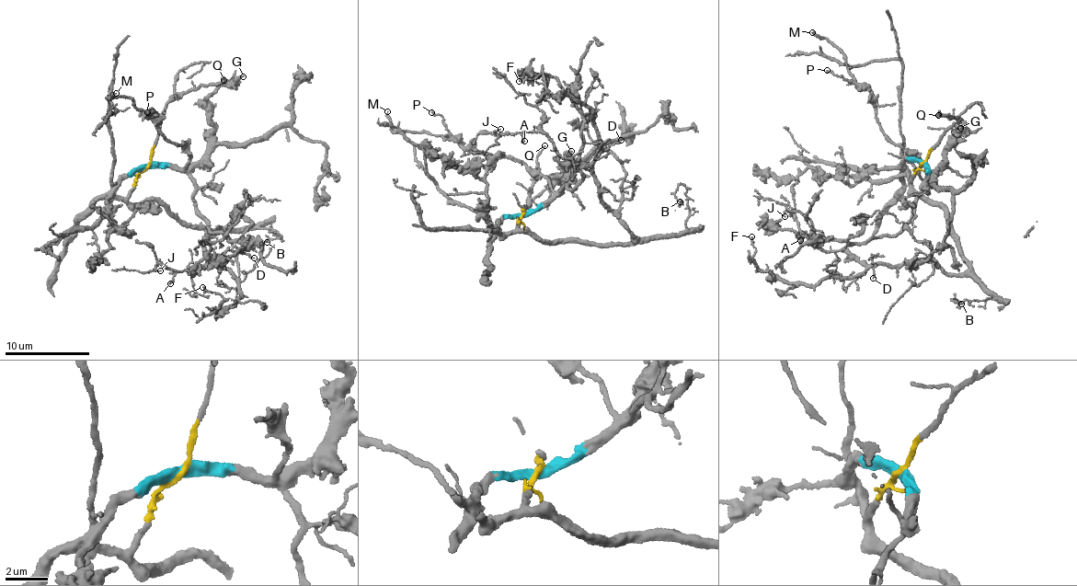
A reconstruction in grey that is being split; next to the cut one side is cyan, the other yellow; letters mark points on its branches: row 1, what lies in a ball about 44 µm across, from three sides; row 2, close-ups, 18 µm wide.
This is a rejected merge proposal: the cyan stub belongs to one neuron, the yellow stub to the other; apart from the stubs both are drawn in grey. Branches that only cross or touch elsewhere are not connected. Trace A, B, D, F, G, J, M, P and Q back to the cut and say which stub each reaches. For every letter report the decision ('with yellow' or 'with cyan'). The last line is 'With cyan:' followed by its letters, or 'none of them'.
A: with yellow
B: with yellow
D: with yellow
F: with yellow
G: with cyan
J: with yellow
M: with cyan
P: with cyan
Q: with yellow
With cyan: G, M, P

